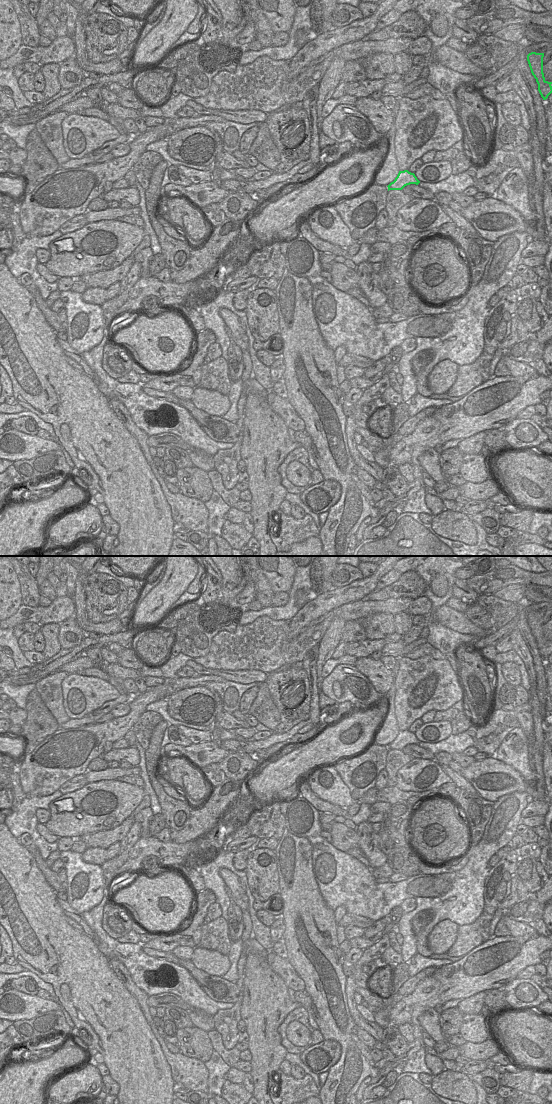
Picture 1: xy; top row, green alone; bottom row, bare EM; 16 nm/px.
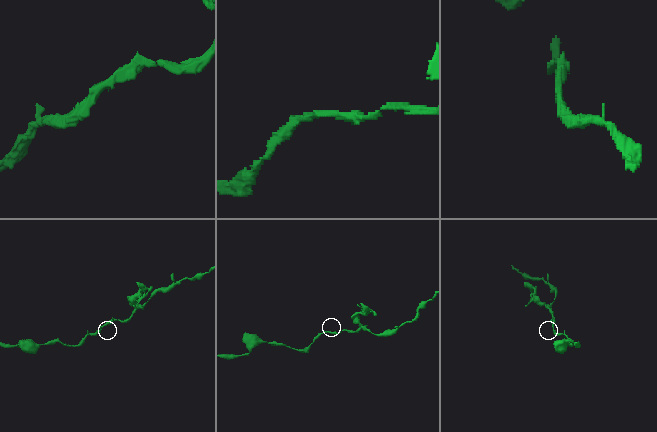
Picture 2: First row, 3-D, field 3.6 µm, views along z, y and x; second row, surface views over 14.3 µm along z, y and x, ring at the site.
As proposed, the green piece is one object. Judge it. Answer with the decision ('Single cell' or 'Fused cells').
Fused cells.

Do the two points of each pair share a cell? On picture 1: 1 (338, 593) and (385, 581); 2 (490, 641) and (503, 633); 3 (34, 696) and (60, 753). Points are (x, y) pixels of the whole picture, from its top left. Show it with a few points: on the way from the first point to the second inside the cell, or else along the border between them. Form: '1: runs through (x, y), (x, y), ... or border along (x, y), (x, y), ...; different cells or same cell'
1: border along (393, 568), (379, 580), (374, 590); different cells
2: runs through (493, 640), (500, 634); same cell
3: border along (58, 727), (34, 749); different cells

